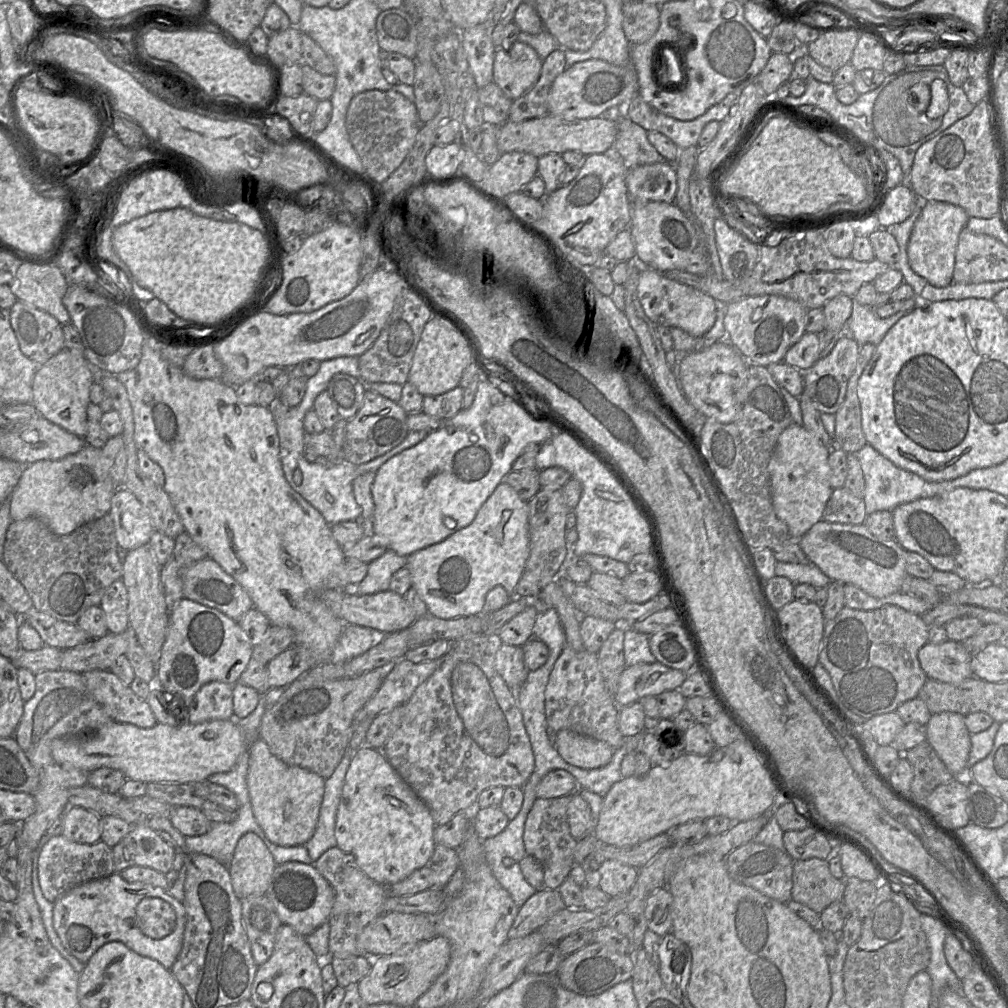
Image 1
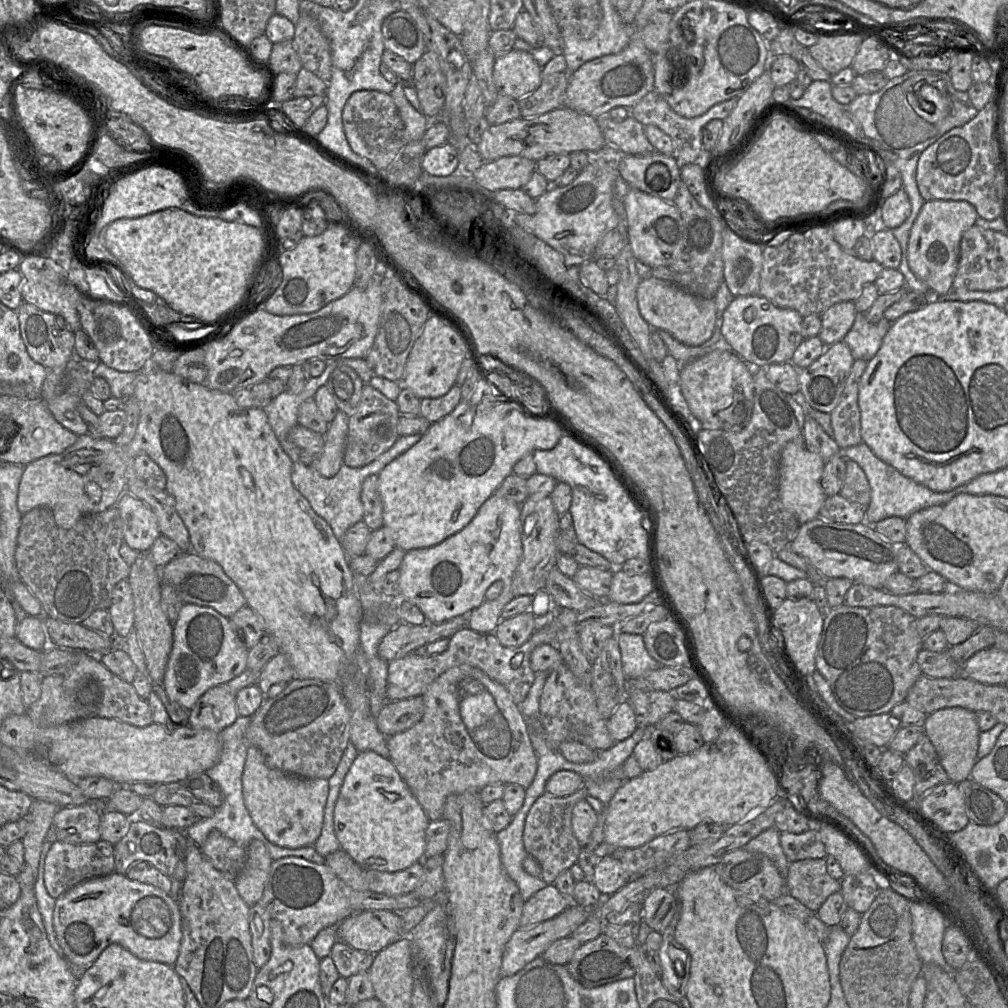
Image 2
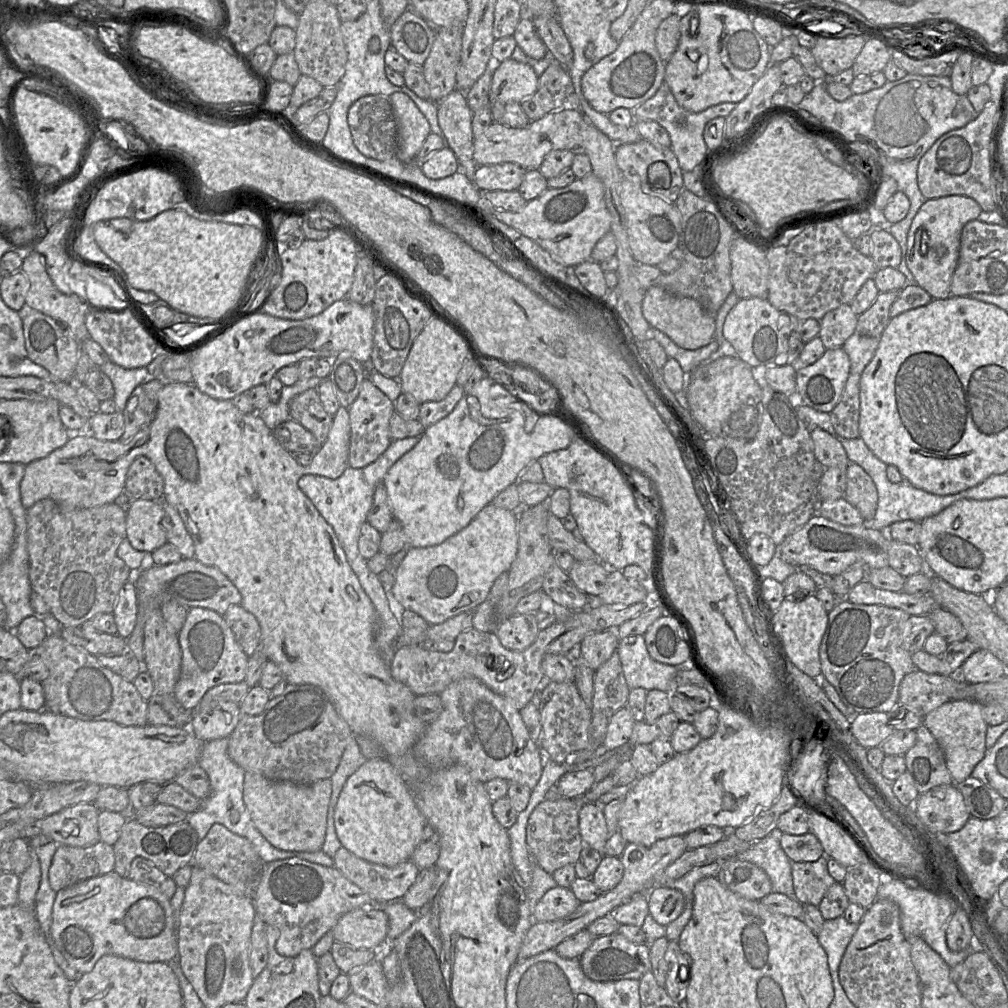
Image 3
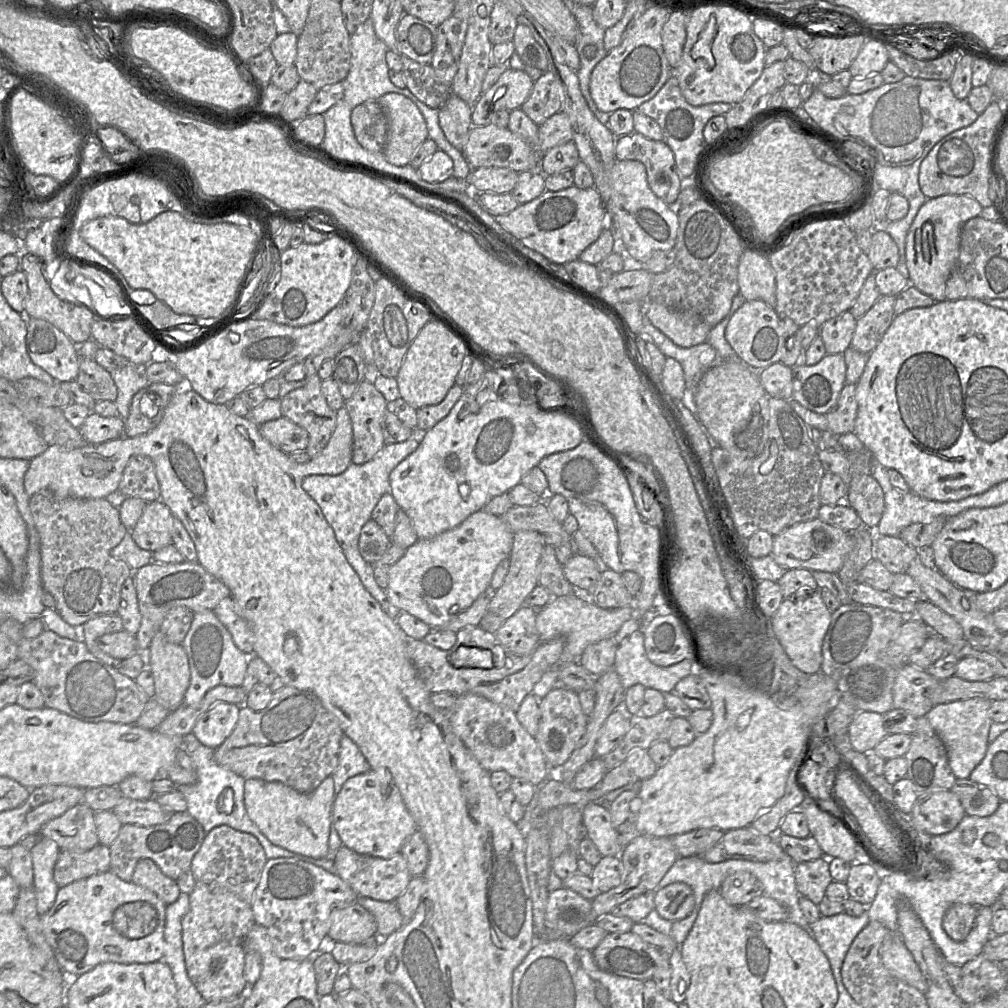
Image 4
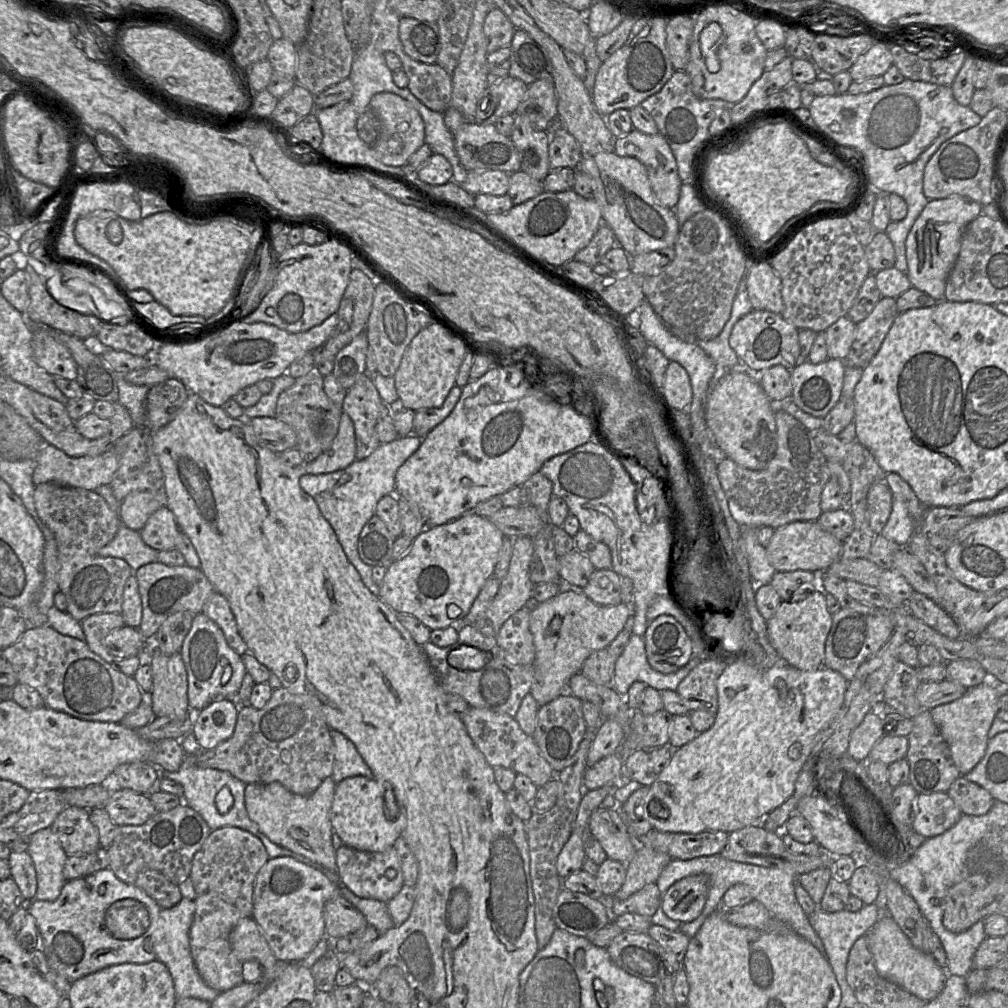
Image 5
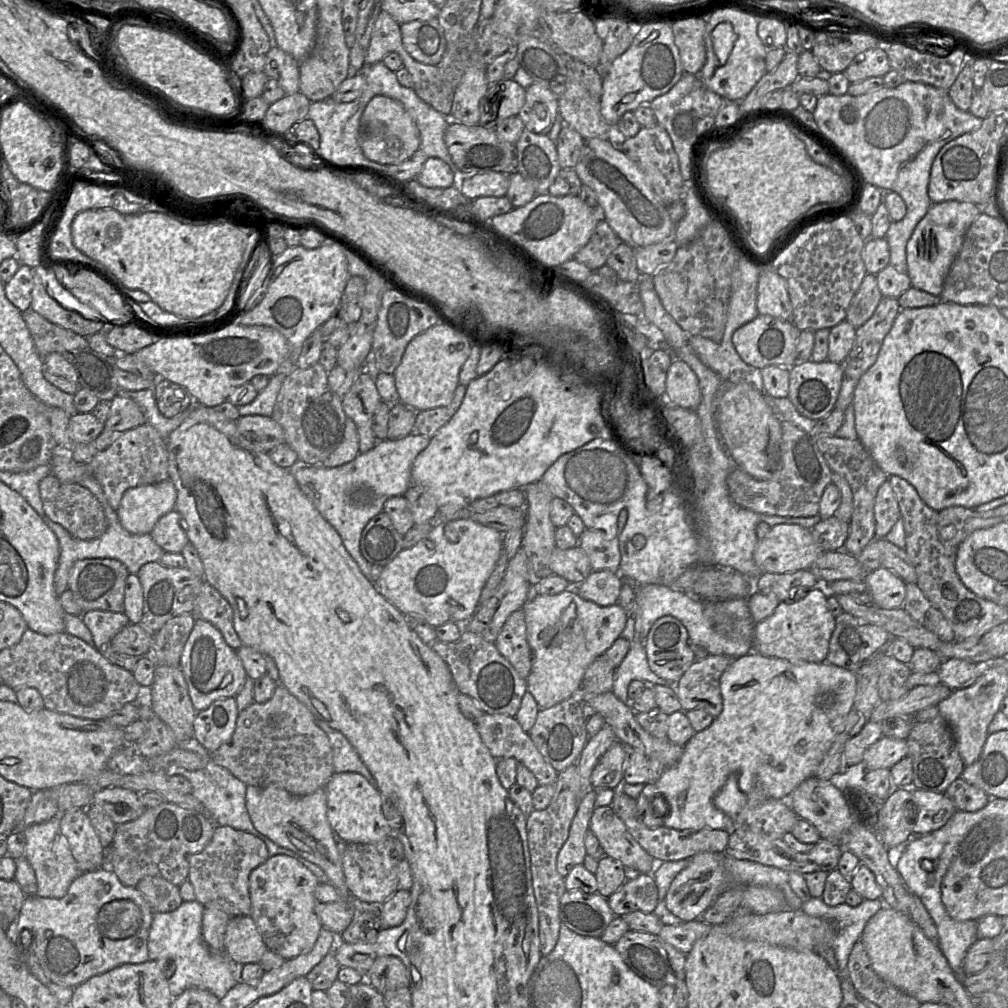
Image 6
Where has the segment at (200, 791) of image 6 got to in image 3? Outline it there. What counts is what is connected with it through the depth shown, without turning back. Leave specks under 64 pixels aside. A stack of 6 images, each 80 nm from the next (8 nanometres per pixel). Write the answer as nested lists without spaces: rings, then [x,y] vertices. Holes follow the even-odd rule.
[[[224,737],[206,741],[202,745],[201,754],[197,764],[203,768],[209,776],[211,791],[209,796],[202,800],[200,808],[195,812],[189,813],[187,818],[191,827],[197,832],[199,840],[202,840],[206,836],[212,825],[215,823],[222,824],[232,833],[249,840],[265,864],[275,860],[297,857],[302,860],[320,864],[326,867],[333,867],[333,859],[321,850],[316,852],[281,850],[274,847],[261,834],[254,824],[251,815],[243,801],[245,771],[229,757],[227,751],[228,742],[228,737]]]

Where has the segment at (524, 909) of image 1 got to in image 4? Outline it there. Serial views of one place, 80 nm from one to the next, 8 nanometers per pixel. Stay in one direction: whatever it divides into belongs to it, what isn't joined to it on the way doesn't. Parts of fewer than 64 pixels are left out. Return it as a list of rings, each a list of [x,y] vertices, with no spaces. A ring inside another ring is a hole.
[[[562,886],[549,893],[545,920],[549,927],[570,938],[581,929],[595,924],[592,903],[572,889]]]

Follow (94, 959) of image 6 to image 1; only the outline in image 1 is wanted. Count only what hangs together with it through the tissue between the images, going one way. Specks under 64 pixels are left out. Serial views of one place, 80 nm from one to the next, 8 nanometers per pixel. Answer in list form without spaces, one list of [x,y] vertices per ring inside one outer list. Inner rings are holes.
[[[113,873],[74,887],[53,904],[53,926],[63,946],[83,963],[111,941],[120,941],[169,970],[181,952],[186,925],[185,907],[159,886],[128,882],[120,873]]]

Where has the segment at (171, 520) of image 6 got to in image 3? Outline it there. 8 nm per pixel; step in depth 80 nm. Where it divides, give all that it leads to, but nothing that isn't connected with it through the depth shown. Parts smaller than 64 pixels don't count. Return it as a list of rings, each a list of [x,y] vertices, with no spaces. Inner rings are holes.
[[[133,499],[126,508],[126,534],[132,547],[138,551],[152,553],[167,542],[166,532],[161,526],[164,510],[161,501]]]

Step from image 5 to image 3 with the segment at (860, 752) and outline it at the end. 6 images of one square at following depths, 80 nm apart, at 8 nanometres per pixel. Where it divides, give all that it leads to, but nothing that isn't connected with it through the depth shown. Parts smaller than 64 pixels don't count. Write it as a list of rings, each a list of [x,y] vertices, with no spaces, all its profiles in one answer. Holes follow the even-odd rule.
[[[872,712],[855,715],[850,730],[856,741],[864,748],[880,747],[894,732],[889,723],[889,713]]]

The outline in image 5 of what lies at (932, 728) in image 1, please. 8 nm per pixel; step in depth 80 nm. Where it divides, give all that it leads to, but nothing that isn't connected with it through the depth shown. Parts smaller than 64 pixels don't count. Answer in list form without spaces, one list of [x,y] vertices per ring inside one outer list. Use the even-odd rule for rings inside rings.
[[[990,677],[968,689],[960,698],[930,709],[931,717],[948,744],[951,757],[960,775],[971,771],[985,754],[988,731],[997,712],[997,701],[1004,688]]]

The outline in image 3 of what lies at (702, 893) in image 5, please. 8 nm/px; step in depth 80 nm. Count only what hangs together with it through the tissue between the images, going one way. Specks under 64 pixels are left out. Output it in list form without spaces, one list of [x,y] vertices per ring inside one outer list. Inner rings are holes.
[[[656,886],[648,893],[649,914],[662,926],[678,918],[684,906],[684,895],[677,889]]]

